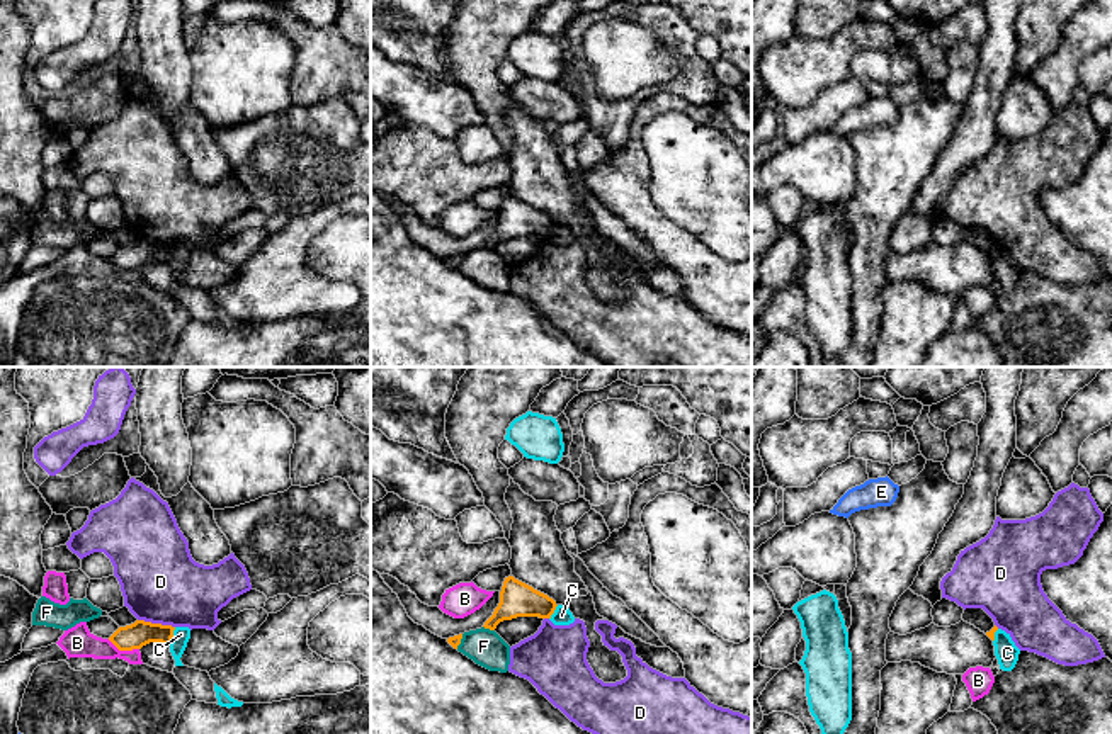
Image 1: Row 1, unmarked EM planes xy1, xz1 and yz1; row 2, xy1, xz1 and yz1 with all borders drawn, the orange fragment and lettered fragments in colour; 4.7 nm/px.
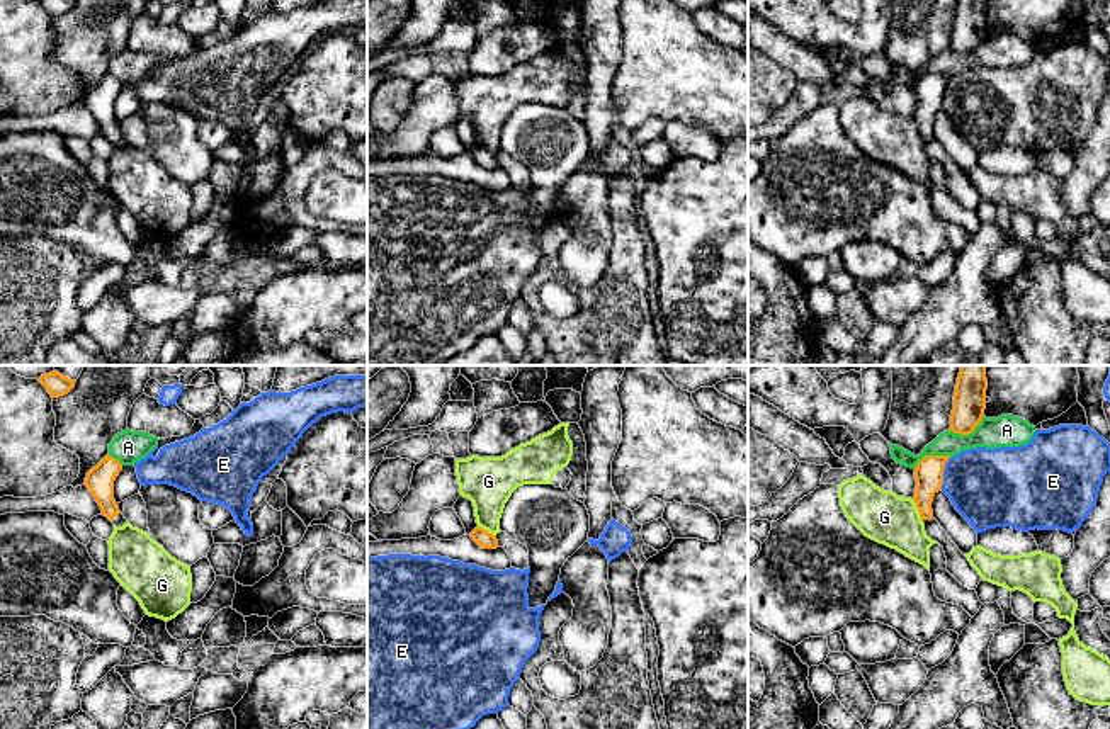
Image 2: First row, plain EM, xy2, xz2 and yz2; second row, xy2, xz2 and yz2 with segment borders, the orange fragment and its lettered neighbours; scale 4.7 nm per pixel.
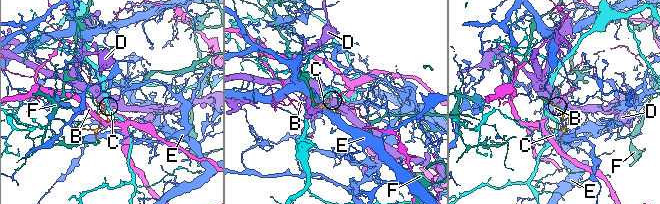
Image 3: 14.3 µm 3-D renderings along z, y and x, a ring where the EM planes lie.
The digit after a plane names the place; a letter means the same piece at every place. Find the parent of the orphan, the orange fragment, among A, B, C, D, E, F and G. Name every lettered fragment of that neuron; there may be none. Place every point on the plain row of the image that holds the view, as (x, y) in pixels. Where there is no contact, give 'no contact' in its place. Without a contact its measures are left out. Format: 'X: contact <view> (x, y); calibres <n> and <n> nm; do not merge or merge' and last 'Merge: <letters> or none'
A: contact yz2 (968, 53); calibres 160 and 160 nm; do not merge
B: contact xy1 (123, 269); calibres 120 and 140 nm; do not merge
C: contact xy1 (172, 255); calibres 120 and 80 nm; do not merge
D: contact xy1 (157, 243); calibres 120 and 380 nm; do not merge
E: contact yz2 (942, 92); calibres 140 and 380 nm; do not merge
F: contact xz1 (488, 247); calibres 160 and 170 nm; do not merge
G: contact yz2 (918, 129); calibres 140 and 240 nm; do not merge
Merge: none

